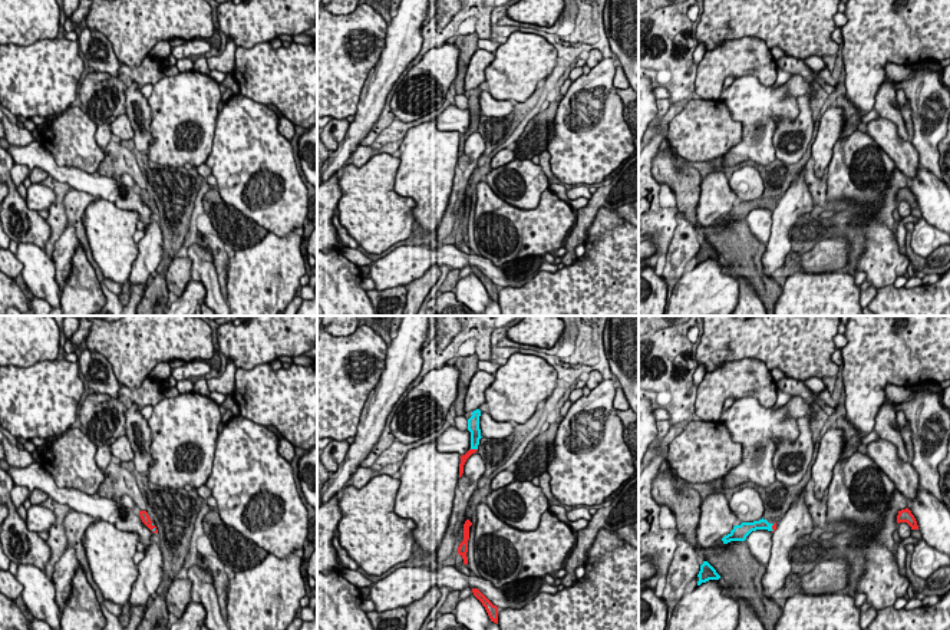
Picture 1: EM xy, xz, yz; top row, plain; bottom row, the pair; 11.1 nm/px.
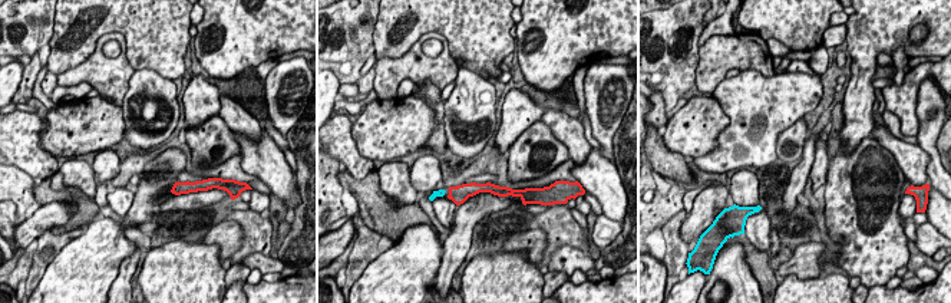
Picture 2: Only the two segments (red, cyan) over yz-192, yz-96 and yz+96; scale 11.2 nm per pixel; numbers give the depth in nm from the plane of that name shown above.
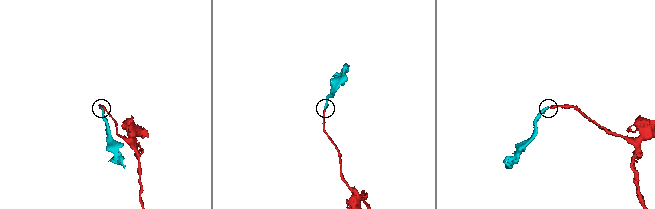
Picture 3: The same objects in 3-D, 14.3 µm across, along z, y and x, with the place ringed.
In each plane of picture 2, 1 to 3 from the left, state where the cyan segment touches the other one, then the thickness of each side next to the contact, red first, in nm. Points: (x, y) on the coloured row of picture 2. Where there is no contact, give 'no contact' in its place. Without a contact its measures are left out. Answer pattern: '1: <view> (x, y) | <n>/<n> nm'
1: no contact
2: no contact
3: no contact

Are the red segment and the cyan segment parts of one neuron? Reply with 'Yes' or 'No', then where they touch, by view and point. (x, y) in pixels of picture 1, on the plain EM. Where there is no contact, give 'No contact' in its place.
Yes. Touches red at xz (474, 128)

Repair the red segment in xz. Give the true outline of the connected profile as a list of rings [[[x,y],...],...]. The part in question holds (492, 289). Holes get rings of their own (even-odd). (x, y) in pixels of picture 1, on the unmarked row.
[[[472,267],[472,271],[485,286],[491,300],[498,303],[498,286],[494,284],[478,267]]]

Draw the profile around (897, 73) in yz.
[[[887,63],[885,65],[885,75],[890,80],[897,82],[901,85],[901,82],[911,73],[910,66],[898,66],[895,63]]]

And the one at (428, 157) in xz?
[[[432,119],[412,126],[399,146],[395,191],[416,202],[412,214],[426,232],[438,230],[448,208],[459,142],[459,132],[441,131]]]

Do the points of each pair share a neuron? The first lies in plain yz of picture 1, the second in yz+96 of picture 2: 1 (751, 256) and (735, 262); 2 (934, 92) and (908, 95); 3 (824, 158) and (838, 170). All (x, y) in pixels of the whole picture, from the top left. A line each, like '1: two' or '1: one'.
1: two
2: two
3: two

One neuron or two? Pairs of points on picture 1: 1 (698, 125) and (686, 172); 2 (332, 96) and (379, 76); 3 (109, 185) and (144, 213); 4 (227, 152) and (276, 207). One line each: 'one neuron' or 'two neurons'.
1: two neurons
2: two neurons
3: one neuron
4: one neuron

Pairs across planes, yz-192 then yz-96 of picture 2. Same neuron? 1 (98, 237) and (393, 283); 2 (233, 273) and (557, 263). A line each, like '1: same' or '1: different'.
1: same
2: different

